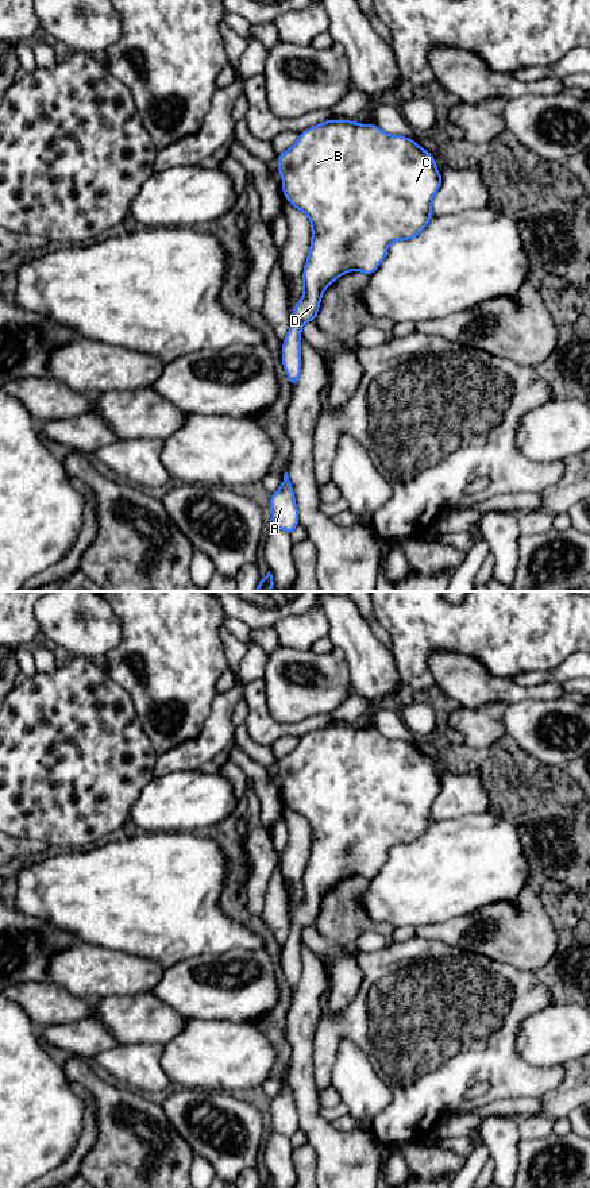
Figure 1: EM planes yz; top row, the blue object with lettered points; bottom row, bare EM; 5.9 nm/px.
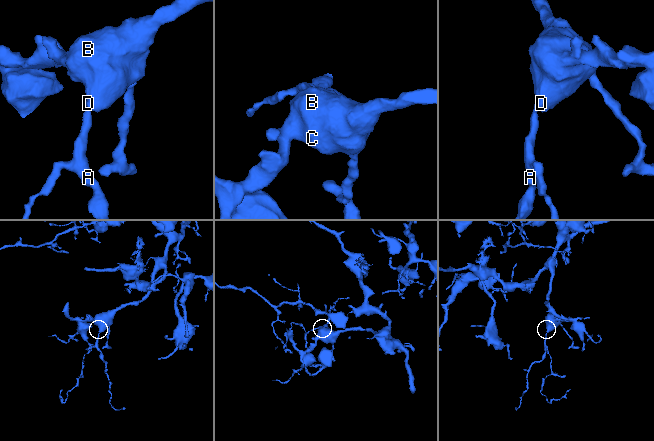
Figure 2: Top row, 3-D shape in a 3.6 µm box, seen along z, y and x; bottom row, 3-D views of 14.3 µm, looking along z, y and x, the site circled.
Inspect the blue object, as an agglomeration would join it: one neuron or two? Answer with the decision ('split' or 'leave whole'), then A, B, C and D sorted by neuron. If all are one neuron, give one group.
leave whole | A B C D

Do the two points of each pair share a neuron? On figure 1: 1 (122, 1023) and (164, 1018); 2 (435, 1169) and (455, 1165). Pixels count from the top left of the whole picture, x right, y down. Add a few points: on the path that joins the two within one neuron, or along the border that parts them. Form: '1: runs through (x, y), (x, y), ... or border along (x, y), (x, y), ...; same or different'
1: runs through (132, 1019), (153, 1019); same
2: runs through (440, 1165), (450, 1165); same

